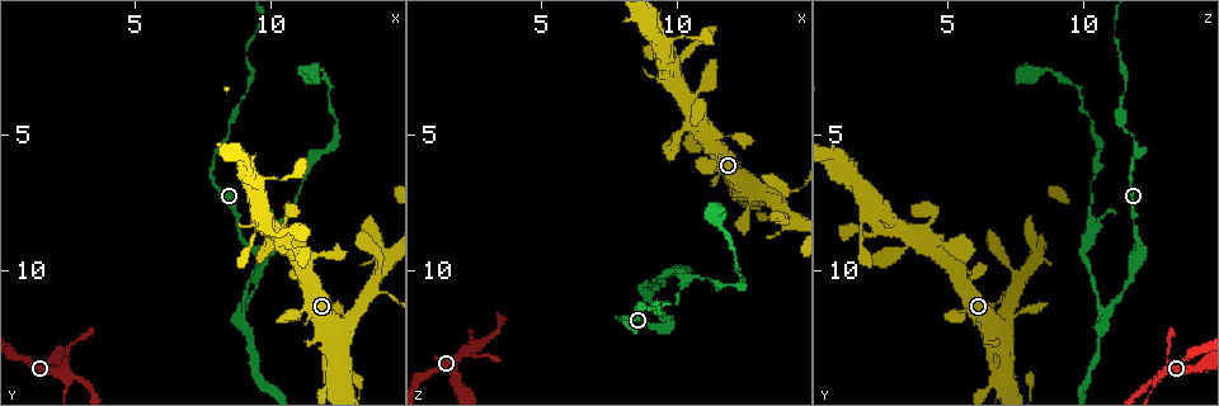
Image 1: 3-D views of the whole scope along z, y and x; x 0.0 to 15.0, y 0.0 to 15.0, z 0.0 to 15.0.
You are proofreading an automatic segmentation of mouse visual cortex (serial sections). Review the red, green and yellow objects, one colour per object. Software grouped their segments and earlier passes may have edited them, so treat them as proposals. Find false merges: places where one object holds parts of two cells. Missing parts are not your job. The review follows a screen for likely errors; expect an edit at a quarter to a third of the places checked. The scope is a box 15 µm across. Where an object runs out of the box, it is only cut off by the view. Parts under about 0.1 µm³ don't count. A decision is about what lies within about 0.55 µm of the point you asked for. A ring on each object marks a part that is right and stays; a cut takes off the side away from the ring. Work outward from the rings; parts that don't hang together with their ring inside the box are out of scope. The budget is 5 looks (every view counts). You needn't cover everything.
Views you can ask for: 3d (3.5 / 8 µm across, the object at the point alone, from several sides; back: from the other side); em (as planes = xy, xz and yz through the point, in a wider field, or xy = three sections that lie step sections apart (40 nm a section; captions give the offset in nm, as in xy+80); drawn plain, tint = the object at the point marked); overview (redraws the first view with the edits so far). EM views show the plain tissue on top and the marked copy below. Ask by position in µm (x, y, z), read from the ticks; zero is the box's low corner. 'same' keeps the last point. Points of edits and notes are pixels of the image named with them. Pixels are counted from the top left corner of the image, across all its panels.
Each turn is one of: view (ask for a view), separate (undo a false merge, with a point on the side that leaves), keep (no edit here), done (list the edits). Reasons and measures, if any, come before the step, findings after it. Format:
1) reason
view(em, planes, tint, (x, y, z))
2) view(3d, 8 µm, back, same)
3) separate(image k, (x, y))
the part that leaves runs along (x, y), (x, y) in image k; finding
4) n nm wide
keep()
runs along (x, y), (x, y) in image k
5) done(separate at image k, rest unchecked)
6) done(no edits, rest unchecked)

three arms meet
view(3d, 3.5 µm, (9.0, 11.5, 10.9))

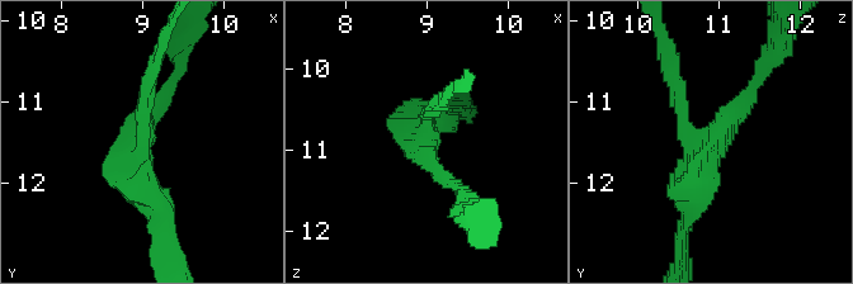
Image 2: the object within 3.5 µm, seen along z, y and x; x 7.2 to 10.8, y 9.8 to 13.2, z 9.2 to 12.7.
3 arms; arms of 150, 200, 400 nm; need the tissue
view(em, xy, step 1, tint, (9.00, 11.45, 10.95))

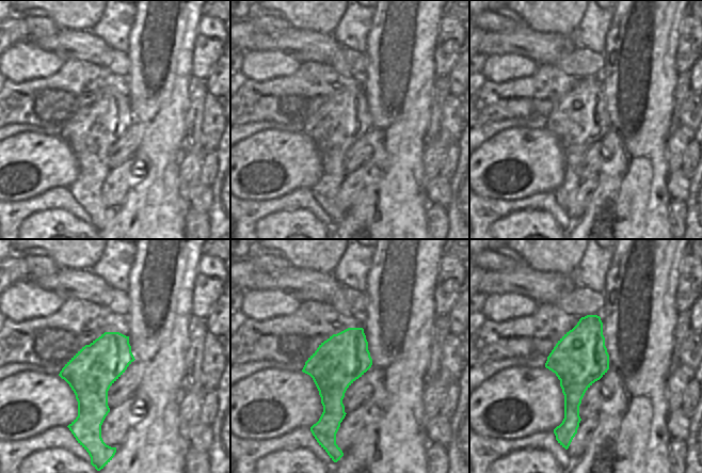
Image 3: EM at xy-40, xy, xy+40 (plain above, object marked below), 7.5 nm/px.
cut it another way
view(em, xy, step 3, tint, same)

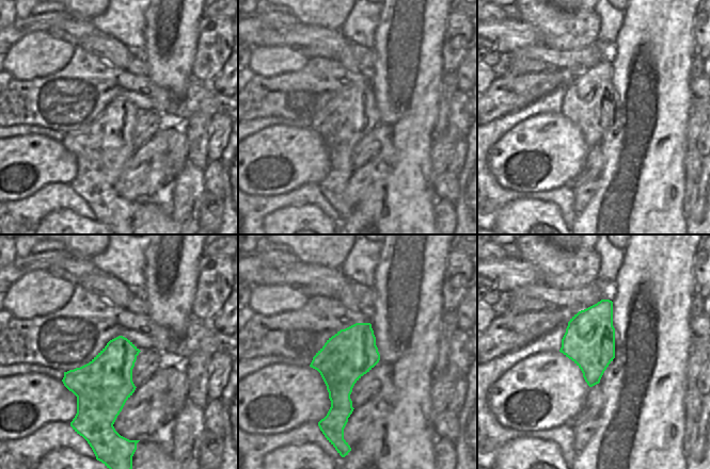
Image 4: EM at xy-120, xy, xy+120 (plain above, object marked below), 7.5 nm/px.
keep()
runs along (461, 190), (427, 161), (434, 105) in image 2; one cell here

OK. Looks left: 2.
thin neck
view(3d, 3.5 µm, (14.0, 10.4, 7.7))

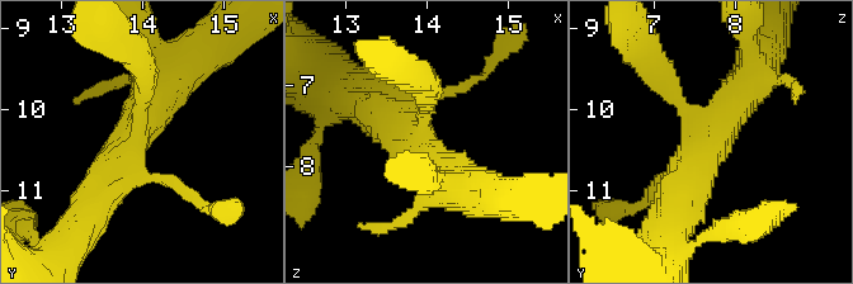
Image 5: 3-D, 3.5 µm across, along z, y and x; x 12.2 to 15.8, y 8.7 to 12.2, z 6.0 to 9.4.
4 arms; arms of 200, 200, 500, 500 nm; shape alone is not enough
view(em, xy, step 2, tint, (13.85, 10.35, 7.75))

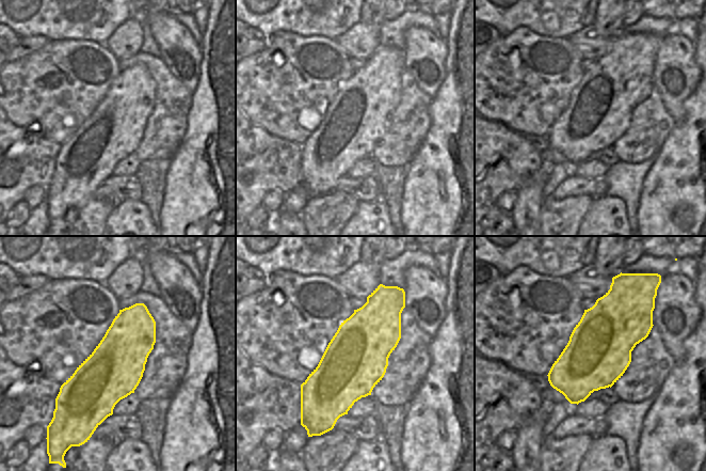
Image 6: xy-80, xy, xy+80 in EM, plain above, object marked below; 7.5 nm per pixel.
keep()
runs along (678, 203), (691, 167), (755, 71) in image 5; continuous, no second cell

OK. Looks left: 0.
done(no edits, rest unchecked)

